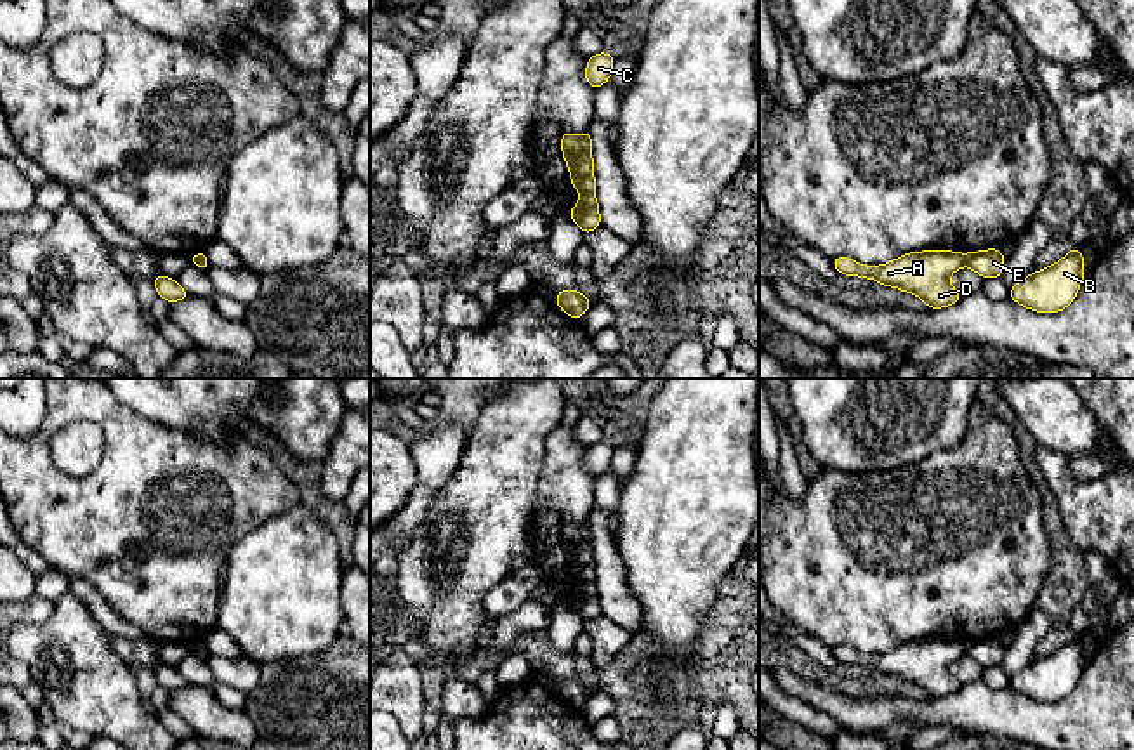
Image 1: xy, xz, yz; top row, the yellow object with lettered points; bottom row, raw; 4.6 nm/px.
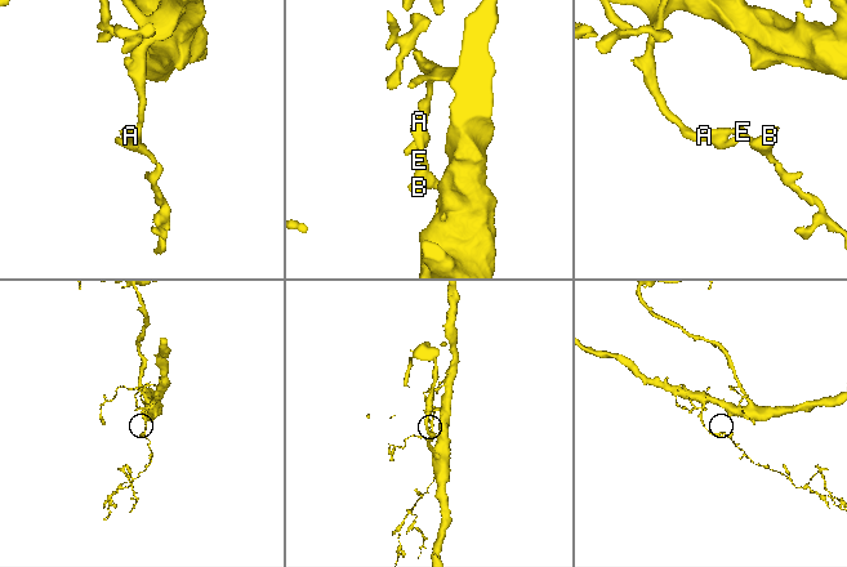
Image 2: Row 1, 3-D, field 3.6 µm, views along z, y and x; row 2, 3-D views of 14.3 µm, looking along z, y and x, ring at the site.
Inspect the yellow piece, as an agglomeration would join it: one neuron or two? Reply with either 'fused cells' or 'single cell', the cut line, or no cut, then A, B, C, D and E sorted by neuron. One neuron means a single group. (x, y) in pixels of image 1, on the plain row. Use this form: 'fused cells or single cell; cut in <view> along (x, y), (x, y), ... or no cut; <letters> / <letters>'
fused cells; cut in xz along (593, 580), (582, 584); A C D / B E

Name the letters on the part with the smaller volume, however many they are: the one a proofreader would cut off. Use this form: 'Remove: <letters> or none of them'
Remove: B, E

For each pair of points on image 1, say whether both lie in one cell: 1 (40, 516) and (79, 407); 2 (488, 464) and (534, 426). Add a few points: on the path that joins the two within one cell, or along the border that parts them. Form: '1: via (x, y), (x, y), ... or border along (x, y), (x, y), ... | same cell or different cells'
1: via (40, 486), (40, 440), (49, 427) | same cell
2: via (499, 453), (523, 429) | same cell

